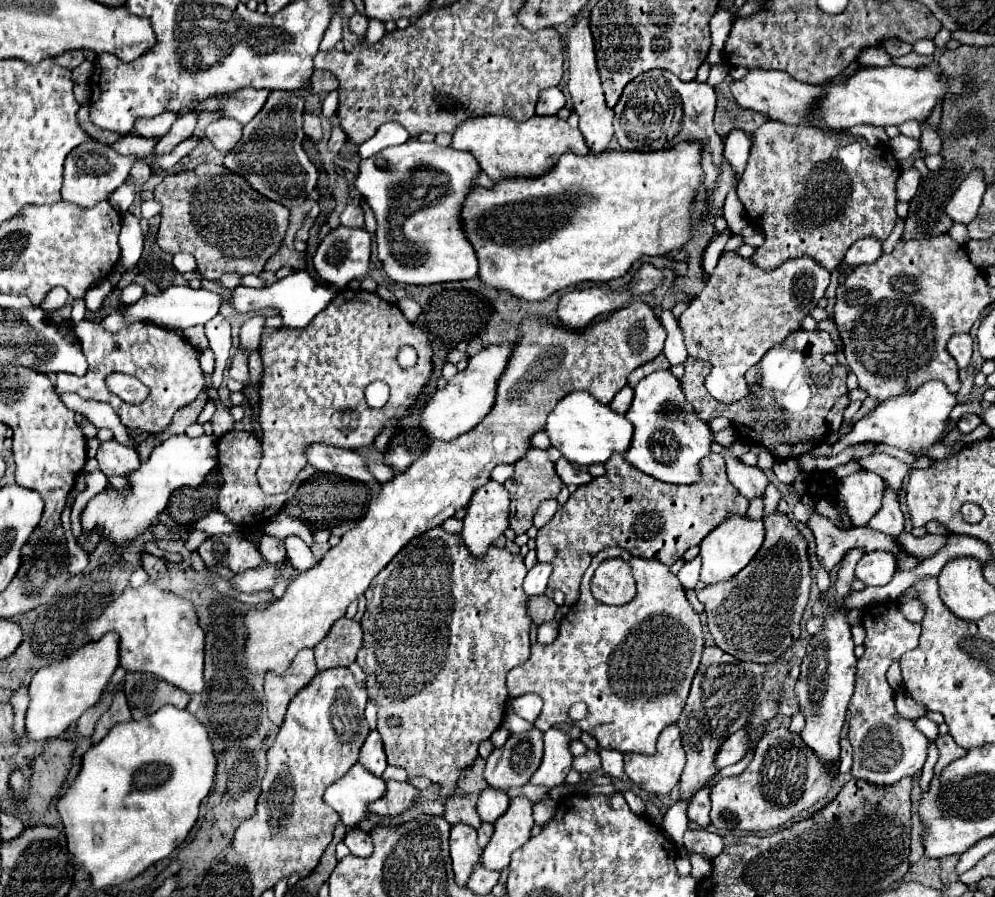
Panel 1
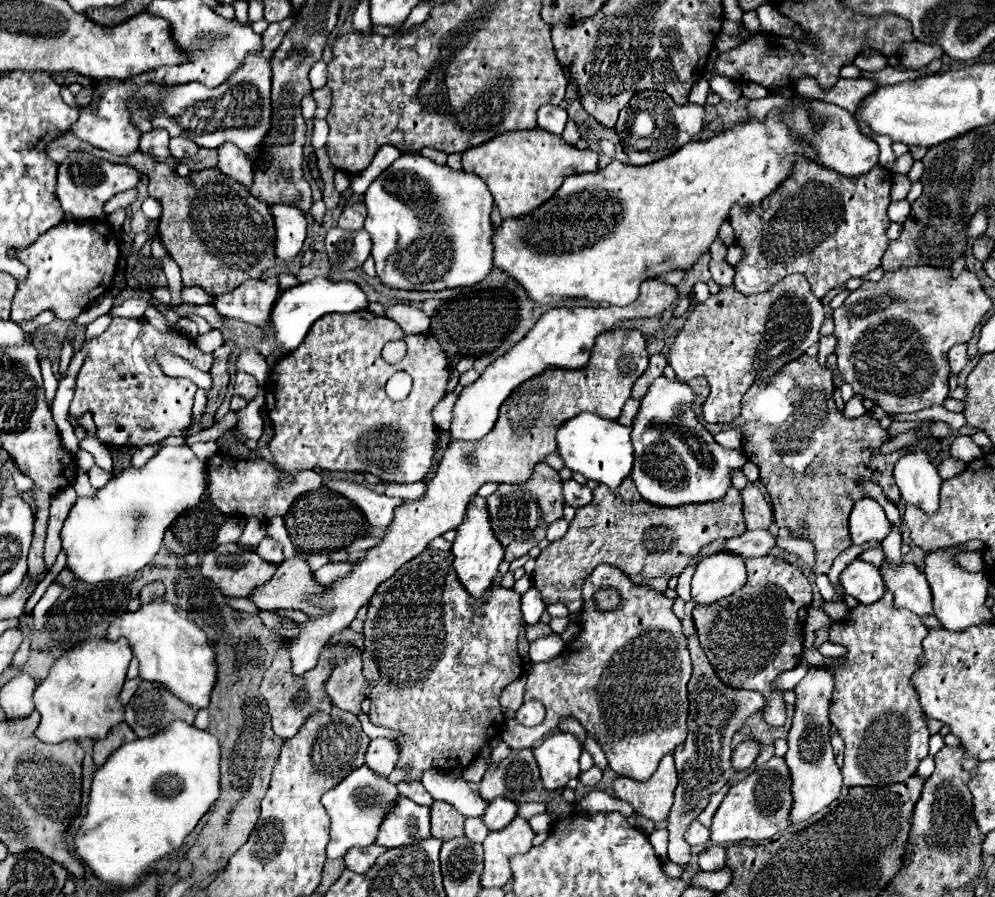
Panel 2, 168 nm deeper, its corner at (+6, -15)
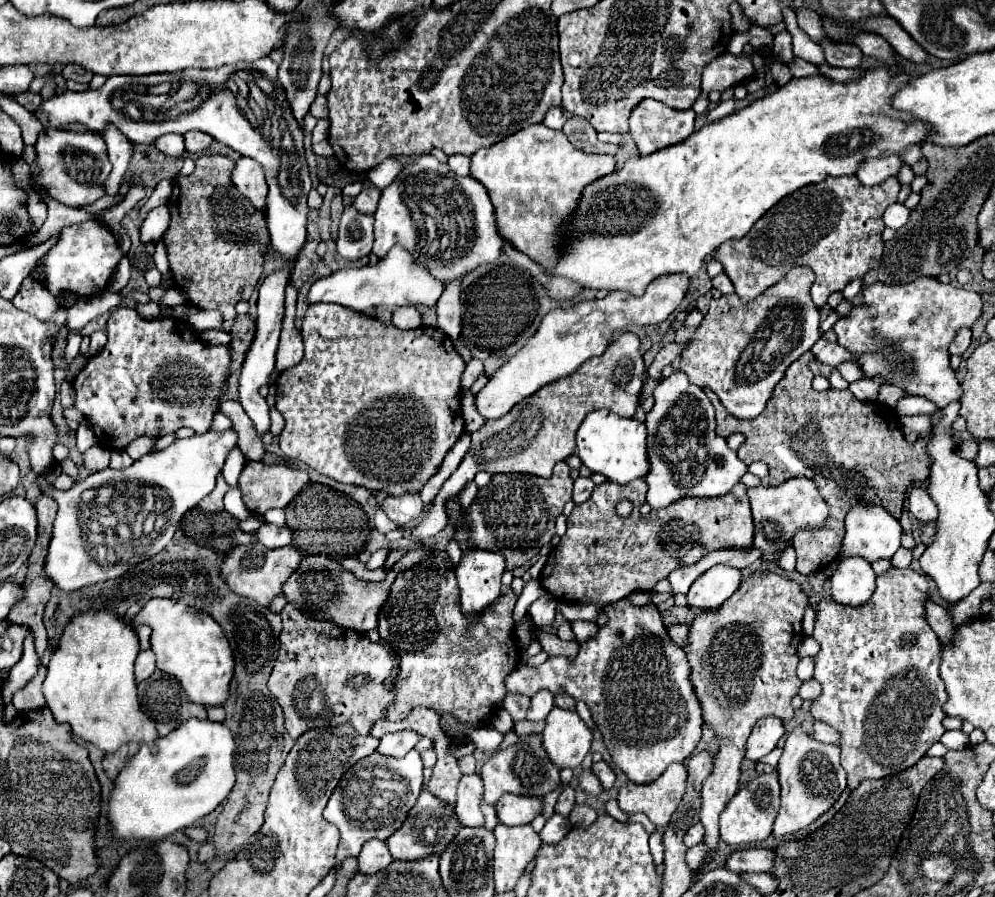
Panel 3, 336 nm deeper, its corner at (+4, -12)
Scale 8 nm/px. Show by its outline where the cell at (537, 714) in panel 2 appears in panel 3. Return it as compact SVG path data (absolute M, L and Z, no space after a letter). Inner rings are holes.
M542 689L542 691L538 691L532 697L532 705L528 709L526 719L530 719L530 721L544 721L546 715L552 711L552 707L554 707L554 693L548 691L548 689Z

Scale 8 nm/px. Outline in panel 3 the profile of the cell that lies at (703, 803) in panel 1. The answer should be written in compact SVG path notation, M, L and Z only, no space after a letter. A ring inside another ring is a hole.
M696 823L696 825L692 825L692 827L686 831L686 835L684 835L684 845L690 849L690 847L698 845L698 843L702 841L702 837L704 837L704 829L702 829L700 823Z

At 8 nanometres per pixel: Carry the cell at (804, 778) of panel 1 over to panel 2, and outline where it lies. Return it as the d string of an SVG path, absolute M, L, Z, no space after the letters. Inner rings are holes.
M772 756L764 768L754 770L750 776L734 784L726 798L722 800L720 808L712 818L712 842L714 844L734 844L742 840L764 842L770 840L780 830L790 826L790 812L792 812L792 778L784 758Z

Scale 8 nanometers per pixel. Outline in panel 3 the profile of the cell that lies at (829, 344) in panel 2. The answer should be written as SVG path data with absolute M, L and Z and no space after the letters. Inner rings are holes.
M820 339L814 347L812 347L812 353L818 361L830 365L830 367L836 367L844 361L854 361L854 353L846 351L844 347L840 347L838 343L830 343L826 339Z

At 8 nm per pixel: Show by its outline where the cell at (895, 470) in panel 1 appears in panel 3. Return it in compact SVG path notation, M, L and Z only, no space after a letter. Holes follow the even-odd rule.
M892 567L876 579L876 591L864 605L844 607L826 597L816 607L812 637L820 643L820 651L814 657L814 679L822 685L822 695L814 701L810 713L840 733L838 747L842 751L842 767L848 773L848 789L856 789L864 779L882 779L912 767L946 731L942 727L946 689L938 671L942 645L926 621L926 599L928 579L924 575Z

